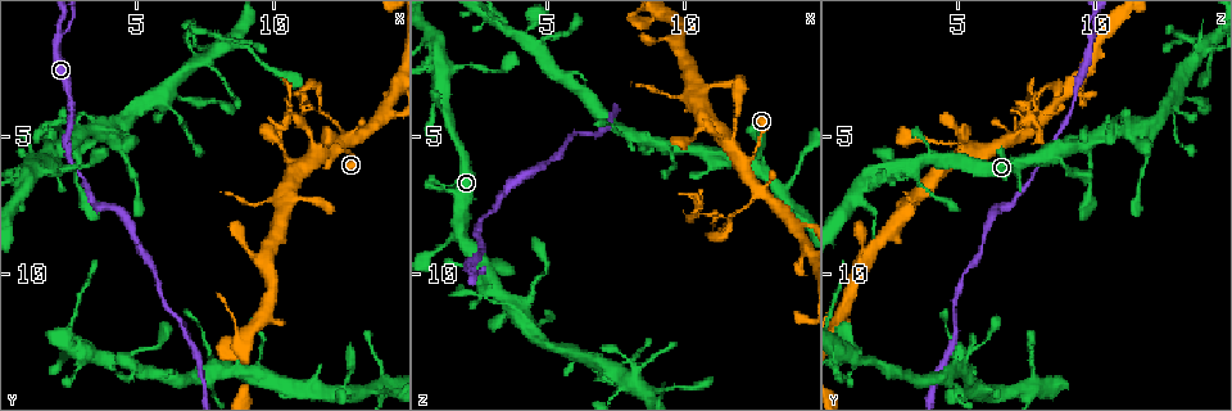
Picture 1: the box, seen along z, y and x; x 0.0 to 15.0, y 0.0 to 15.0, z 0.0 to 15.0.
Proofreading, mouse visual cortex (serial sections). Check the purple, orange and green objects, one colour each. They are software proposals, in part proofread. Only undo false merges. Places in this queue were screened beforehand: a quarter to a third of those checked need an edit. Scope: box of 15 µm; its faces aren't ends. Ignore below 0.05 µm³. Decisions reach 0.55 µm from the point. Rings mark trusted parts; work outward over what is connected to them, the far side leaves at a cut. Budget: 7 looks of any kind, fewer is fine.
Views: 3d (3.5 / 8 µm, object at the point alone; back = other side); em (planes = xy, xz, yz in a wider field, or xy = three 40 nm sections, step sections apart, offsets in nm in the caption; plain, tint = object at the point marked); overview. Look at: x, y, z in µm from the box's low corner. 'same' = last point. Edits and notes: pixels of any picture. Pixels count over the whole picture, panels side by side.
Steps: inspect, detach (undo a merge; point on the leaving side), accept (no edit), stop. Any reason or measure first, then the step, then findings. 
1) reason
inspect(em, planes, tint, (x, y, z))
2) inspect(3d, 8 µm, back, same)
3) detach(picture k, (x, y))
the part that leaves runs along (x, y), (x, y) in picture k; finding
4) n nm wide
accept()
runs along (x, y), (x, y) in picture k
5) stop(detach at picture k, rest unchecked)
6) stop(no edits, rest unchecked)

three-way junction
inspect(em, planes, tint, (2.1, 1.3, 9.9))

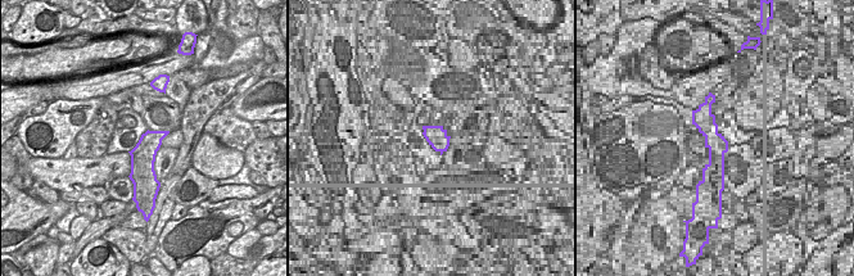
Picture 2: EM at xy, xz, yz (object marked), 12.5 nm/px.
inspect(3d, 3.5 µm, same)

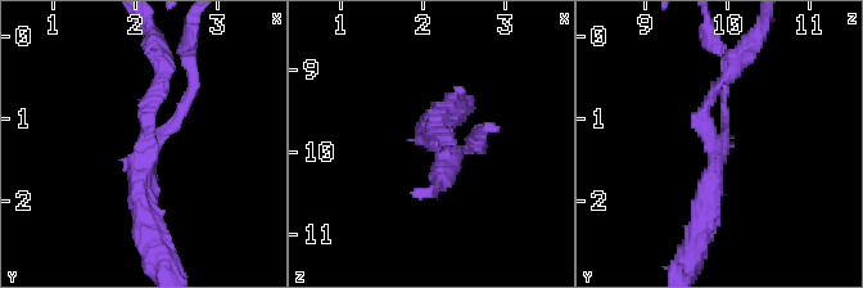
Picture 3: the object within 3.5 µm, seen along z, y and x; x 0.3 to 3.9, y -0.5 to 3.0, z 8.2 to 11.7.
detach(picture 3, (185, 103))
border along (143, 134), (132, 171), (136, 188) in picture 2; two cells meet here

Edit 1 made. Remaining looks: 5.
inspect(overview)

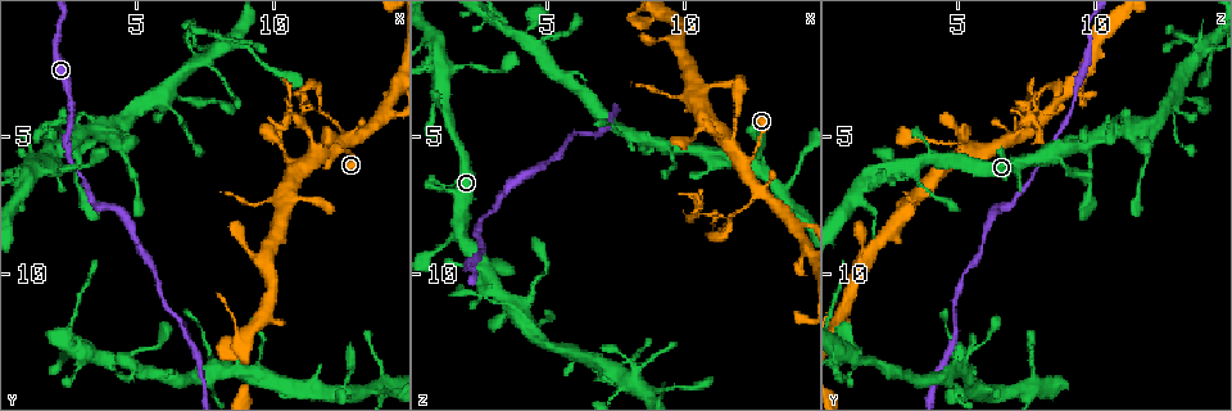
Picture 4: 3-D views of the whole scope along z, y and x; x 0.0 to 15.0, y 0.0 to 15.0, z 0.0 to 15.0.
sharp bend
inspect(3d, 3.5 µm, (12.6, 5.5, 5.7))

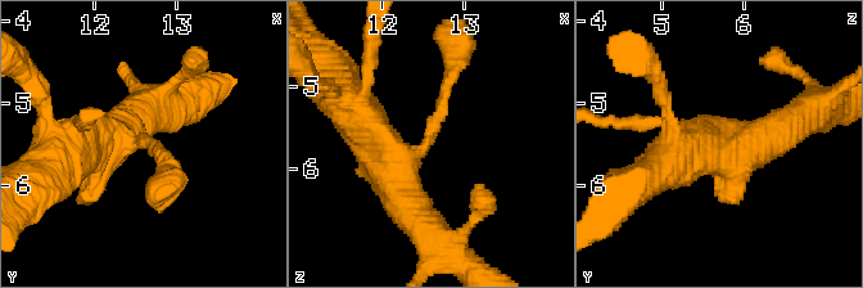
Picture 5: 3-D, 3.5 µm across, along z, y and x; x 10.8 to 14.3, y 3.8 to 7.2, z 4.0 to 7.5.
3 arms; arms of 150, 500, 500 nm; now the EM
inspect(em, xy, step 5, tint, (12.50, 5.50, 5.65))

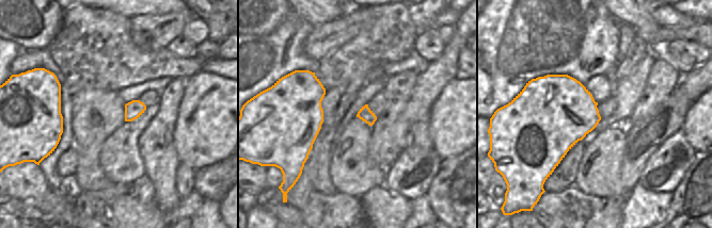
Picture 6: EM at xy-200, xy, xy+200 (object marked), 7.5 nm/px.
cut it another way
inspect(em, xy, step 2, tint, same)

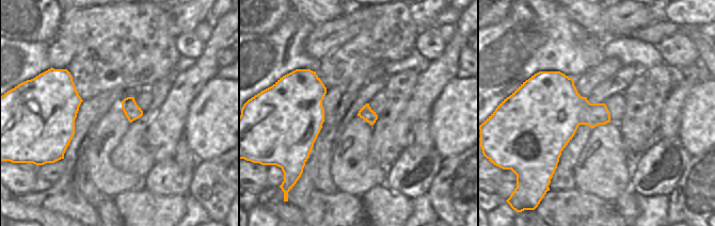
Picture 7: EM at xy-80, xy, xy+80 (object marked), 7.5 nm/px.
100 nm wide
accept()
runs along (455, 71), (411, 157), (364, 124) in picture 5; all the same cell

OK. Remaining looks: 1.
stop(detach at picture 3, rest unchecked)

